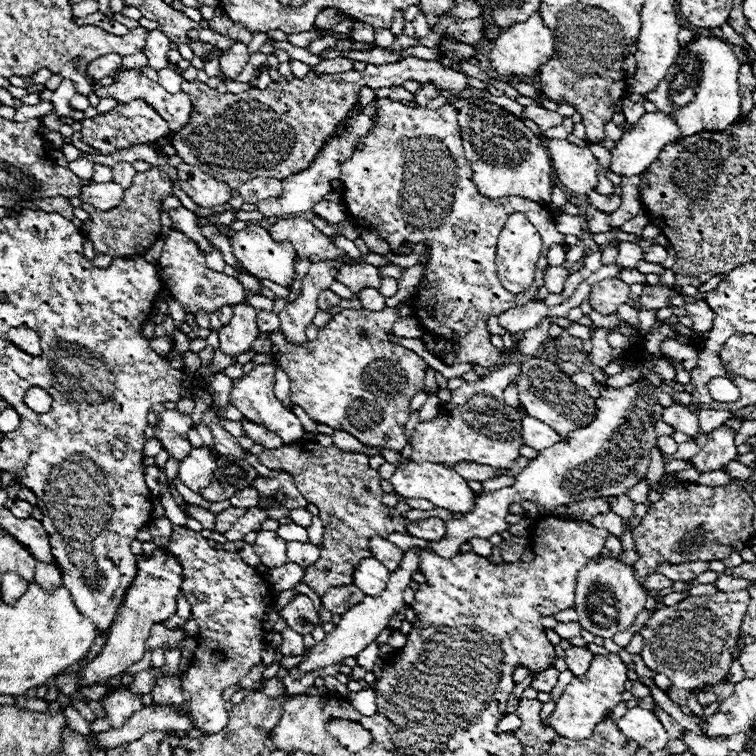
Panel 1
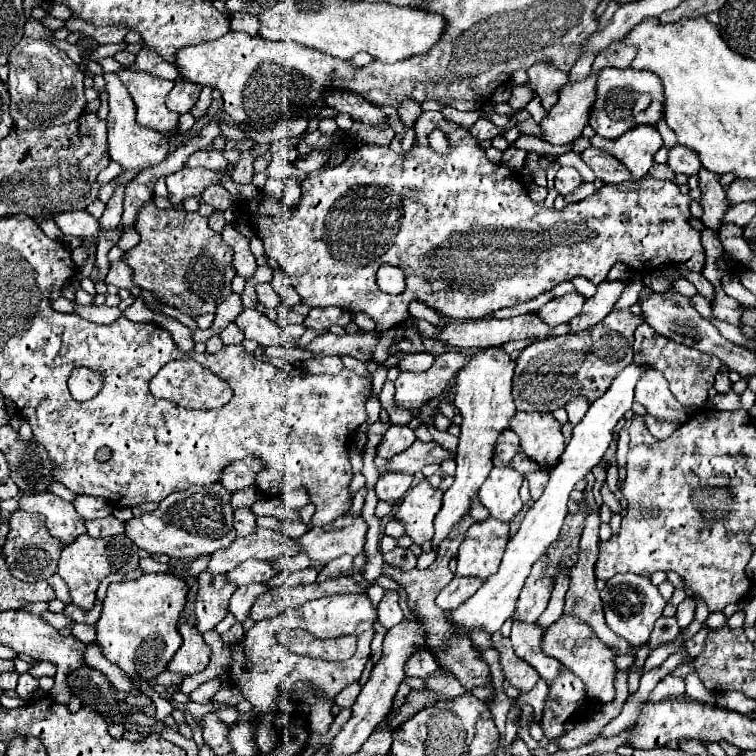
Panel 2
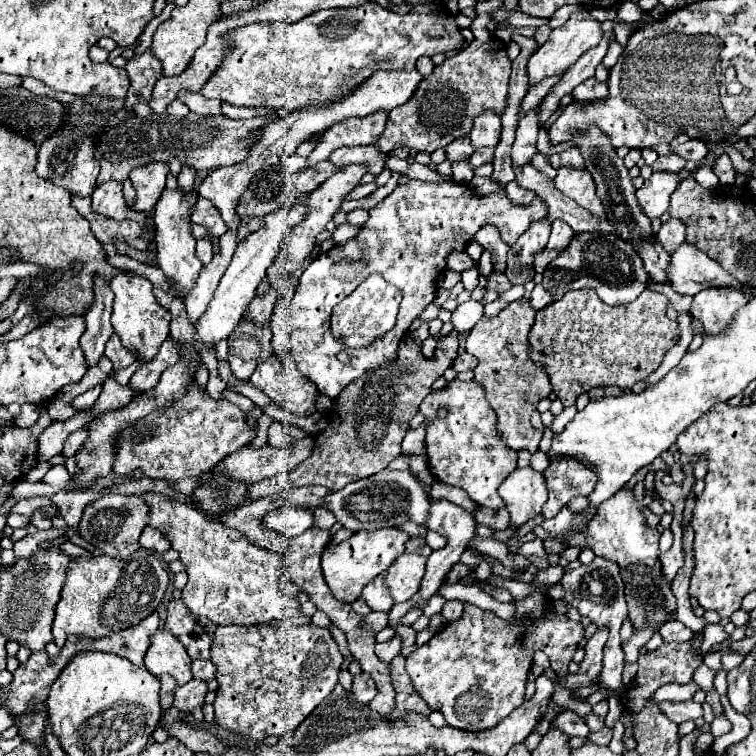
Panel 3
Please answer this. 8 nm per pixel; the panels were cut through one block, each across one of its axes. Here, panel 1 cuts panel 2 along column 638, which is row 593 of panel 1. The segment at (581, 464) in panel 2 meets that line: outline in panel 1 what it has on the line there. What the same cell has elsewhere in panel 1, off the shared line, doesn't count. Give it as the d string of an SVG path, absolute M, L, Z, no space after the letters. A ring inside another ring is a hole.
M364 558L358 562L358 566L352 572L354 584L368 596L376 596L386 588L390 572L384 568L384 564L376 558Z

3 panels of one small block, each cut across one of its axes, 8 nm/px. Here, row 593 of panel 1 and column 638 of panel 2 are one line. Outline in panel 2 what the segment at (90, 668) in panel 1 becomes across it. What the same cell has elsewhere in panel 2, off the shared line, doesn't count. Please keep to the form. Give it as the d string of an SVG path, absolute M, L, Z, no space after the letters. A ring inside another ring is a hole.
M654 126L632 128L632 132L626 132L616 140L594 136L590 142L594 148L610 152L614 158L618 158L630 170L634 180L640 180L648 174L654 154L662 148L662 138Z

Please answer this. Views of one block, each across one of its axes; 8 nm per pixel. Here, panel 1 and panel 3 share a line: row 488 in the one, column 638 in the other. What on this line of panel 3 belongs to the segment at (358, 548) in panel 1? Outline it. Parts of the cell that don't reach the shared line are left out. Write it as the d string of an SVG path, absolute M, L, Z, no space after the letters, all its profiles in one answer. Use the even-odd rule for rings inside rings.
M582 288L574 292L566 292L562 300L548 304L546 308L536 312L534 326L528 334L530 342L530 358L536 366L540 366L550 380L552 390L556 392L558 400L564 406L572 406L582 392L590 392L596 386L618 386L618 388L632 388L636 382L646 380L662 362L664 354L678 342L680 330L678 322L666 316L666 296L644 290L636 302L626 306L608 306L600 302L592 288Z

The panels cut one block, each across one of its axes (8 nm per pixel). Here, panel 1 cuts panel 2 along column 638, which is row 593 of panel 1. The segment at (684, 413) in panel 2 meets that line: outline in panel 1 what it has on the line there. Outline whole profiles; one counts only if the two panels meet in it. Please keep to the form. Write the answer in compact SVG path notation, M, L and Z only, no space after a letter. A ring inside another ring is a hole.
M414 550L404 552L404 560L398 570L390 572L388 588L380 596L364 596L364 600L356 606L352 606L346 614L342 614L342 620L336 624L336 630L326 634L322 642L318 642L314 648L308 650L308 654L302 658L302 662L296 664L296 668L302 674L310 674L314 668L324 668L332 664L340 664L341 671L348 679L352 676L352 669L345 665L344 659L350 656L358 656L370 642L374 642L384 628L388 628L388 620L394 616L394 612L400 612L406 608L404 602L404 590L412 584L412 576L420 572L420 556ZM332 650L338 650L338 654L332 654Z

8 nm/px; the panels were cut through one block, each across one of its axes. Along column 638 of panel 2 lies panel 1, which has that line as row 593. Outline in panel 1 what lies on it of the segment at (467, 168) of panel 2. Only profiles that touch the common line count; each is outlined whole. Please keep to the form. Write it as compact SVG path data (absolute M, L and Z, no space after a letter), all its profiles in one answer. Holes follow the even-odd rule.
M174 526L168 550L172 556L176 556L176 560L180 560L184 572L180 594L190 602L192 618L200 628L196 638L198 648L182 678L184 700L200 732L220 732L228 724L228 712L224 702L220 702L222 690L238 684L250 672L250 668L262 664L262 618L270 608L272 592L260 572L252 566L246 566L238 552L210 548L204 536L184 526ZM216 650L224 652L224 660L218 664L210 660Z

